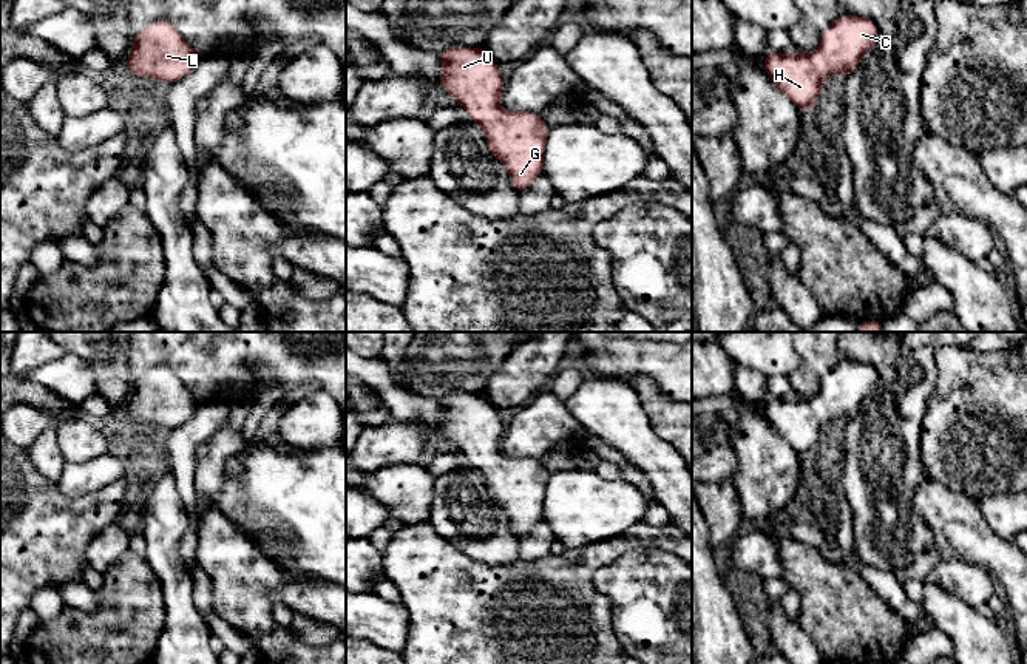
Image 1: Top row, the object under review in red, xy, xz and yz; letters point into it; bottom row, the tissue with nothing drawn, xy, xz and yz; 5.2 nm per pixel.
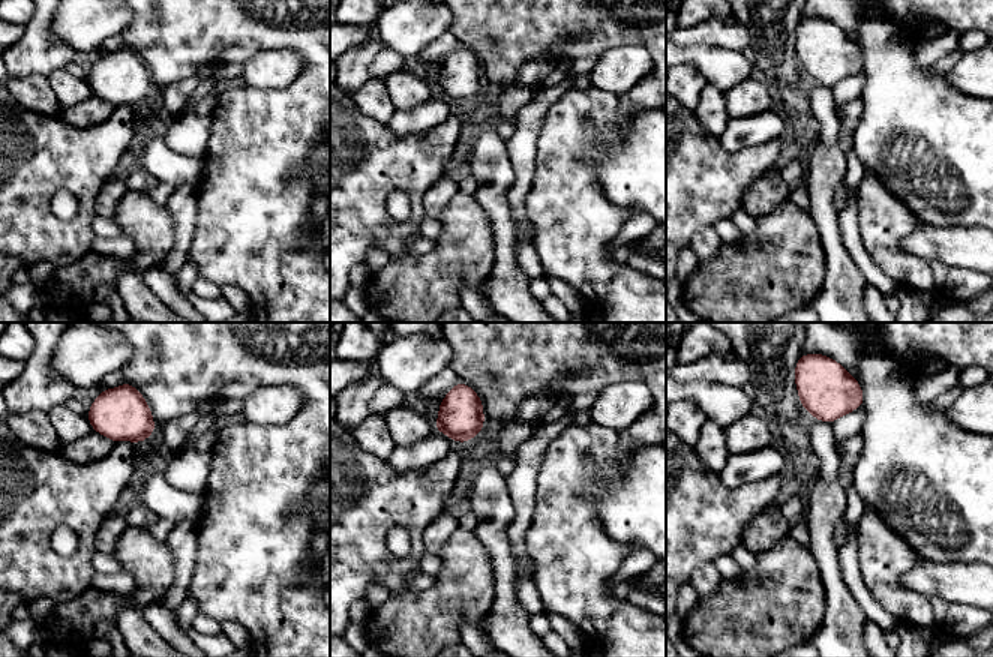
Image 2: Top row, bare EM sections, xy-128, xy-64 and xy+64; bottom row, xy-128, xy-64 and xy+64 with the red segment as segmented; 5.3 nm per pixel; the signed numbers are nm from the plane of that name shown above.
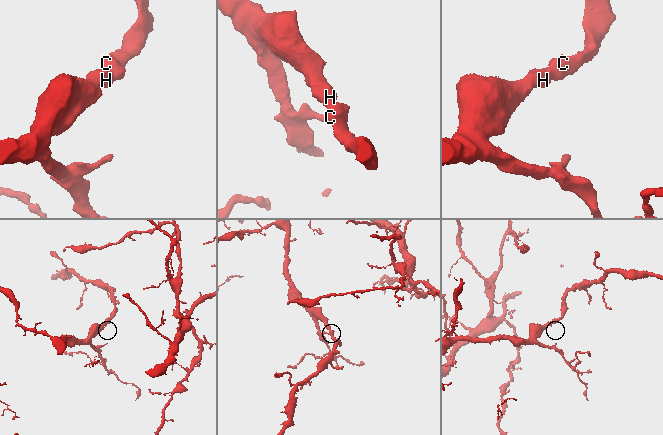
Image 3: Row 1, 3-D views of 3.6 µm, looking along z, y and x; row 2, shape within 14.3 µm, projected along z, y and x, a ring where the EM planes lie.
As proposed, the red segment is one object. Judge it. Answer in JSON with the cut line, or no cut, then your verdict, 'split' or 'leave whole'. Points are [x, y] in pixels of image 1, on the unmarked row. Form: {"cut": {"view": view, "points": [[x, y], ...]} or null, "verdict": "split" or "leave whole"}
{"cut": null, "verdict": "leave whole"}

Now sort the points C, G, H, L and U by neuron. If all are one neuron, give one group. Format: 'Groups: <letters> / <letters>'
Groups: C G H L U

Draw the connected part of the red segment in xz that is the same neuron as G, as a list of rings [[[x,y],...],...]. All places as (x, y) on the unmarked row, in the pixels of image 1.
[[[448,394],[437,403],[443,420],[436,428],[480,471],[490,499],[507,513],[513,533],[522,539],[544,516],[550,473],[533,457],[500,454],[505,425],[483,394]]]

